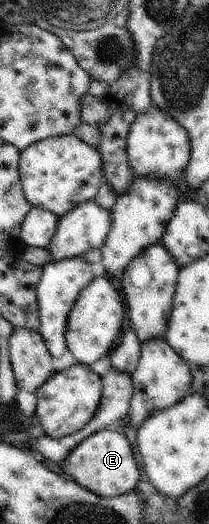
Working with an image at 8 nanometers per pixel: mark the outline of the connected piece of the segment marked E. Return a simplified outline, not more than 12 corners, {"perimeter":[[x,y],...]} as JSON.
{"perimeter":[[123,433],[76,445],[63,473],[104,498],[135,490],[139,469]]}

